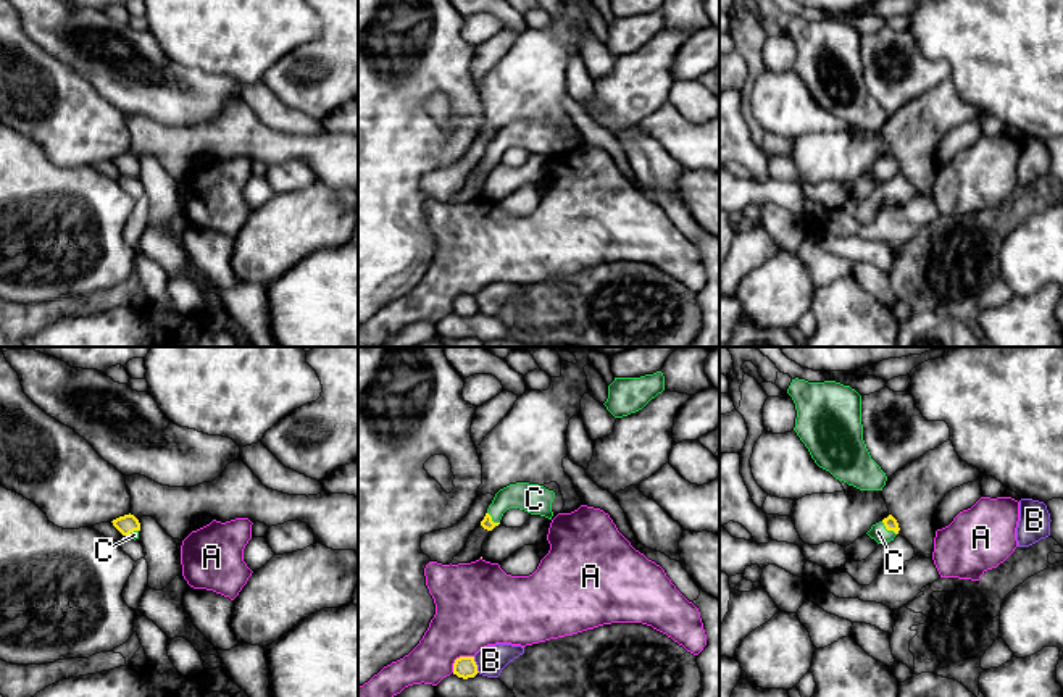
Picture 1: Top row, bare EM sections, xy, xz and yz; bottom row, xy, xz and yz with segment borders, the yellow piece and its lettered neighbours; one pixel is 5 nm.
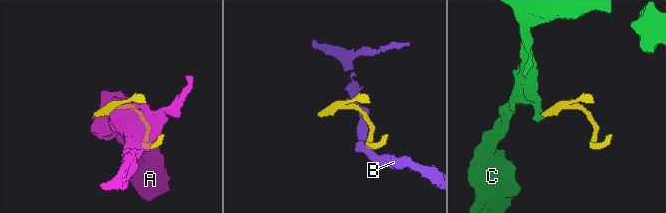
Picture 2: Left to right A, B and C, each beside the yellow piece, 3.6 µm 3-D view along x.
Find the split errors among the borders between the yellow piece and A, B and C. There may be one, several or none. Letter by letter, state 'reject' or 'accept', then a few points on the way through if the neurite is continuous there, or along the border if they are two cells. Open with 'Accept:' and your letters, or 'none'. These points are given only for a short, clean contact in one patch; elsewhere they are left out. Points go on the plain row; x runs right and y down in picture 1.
Accept: C
A: reject
B: reject
C: accept; way yz (891, 162), (887, 168), (878, 170)

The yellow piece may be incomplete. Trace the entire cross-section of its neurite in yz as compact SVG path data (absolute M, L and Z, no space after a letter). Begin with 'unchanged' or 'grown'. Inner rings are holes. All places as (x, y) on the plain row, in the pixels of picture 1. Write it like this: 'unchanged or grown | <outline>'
grown | M889 153L882 160L871 165L871 168L866 171L871 177L874 177L877 182L886 182L894 179L894 176L898 173L900 166L897 158Z

